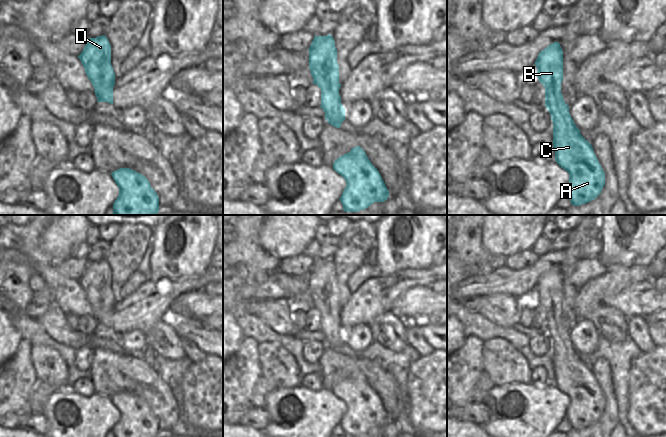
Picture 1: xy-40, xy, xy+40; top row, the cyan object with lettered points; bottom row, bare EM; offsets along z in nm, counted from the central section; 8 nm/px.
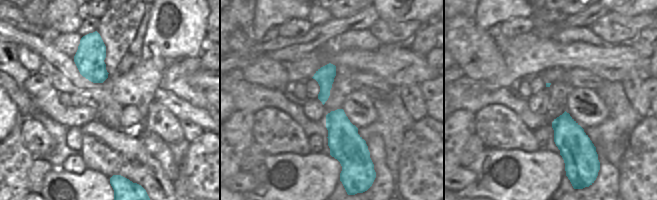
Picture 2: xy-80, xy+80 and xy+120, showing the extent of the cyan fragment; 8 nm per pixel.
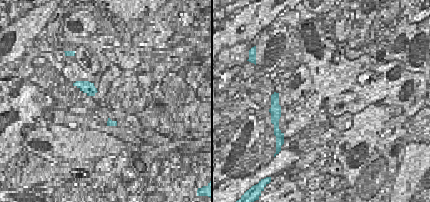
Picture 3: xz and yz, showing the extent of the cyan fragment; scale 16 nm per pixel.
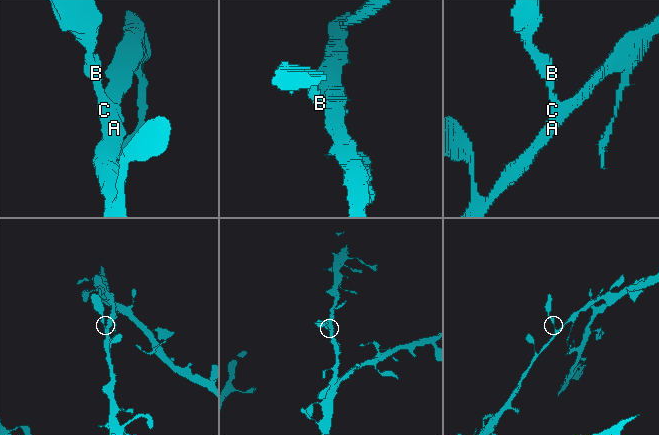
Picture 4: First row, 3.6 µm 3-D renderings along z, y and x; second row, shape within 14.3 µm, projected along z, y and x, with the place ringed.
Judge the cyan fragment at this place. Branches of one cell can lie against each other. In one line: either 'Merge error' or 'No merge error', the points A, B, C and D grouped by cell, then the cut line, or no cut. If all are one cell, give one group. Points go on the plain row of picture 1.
No merge error. Groups: A B C D. No split.

